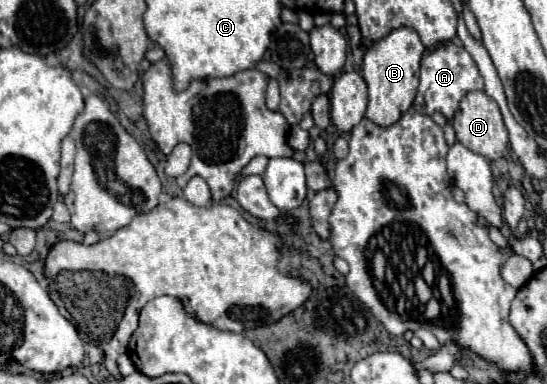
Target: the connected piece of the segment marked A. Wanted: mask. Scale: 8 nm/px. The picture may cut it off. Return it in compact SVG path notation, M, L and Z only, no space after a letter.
M446 42L422 58L422 62L420 62L420 86L418 86L418 94L414 100L414 108L418 112L426 112L426 114L442 112L446 116L448 124L444 128L446 130L444 134L448 146L452 146L456 142L455 131L450 120L453 120L458 102L472 90L484 90L484 80L478 72L478 66L472 60L472 56L462 48L462 44Z

